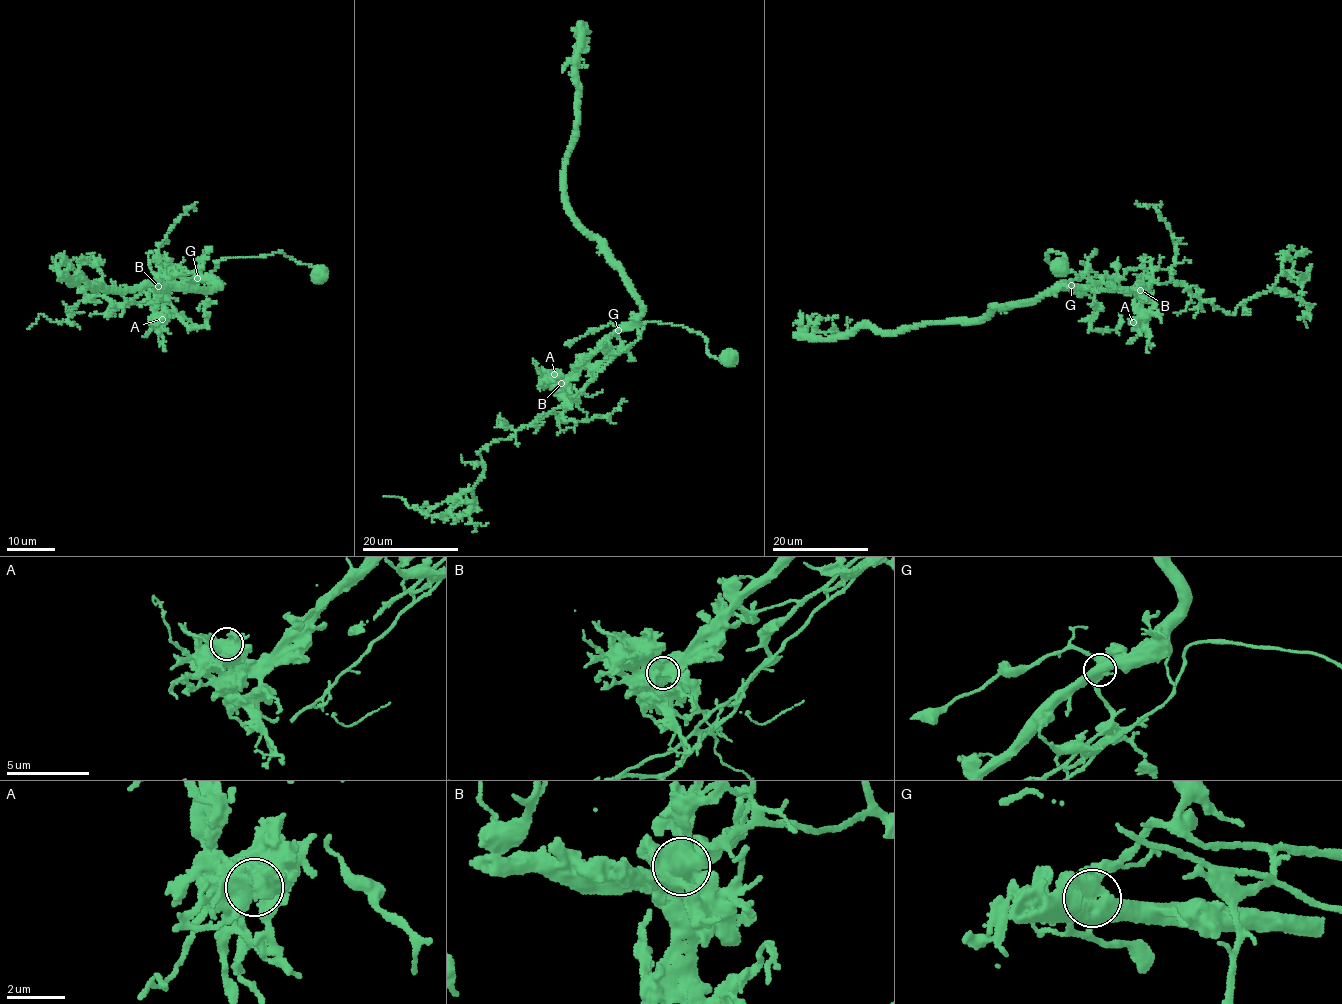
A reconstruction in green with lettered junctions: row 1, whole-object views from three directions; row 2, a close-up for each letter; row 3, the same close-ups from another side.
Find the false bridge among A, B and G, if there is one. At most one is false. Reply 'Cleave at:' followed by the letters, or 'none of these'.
Cleave at: G

